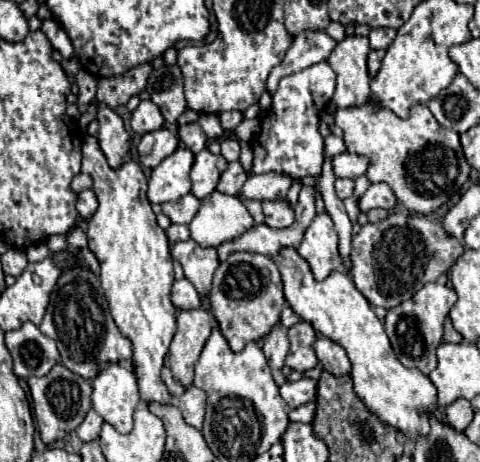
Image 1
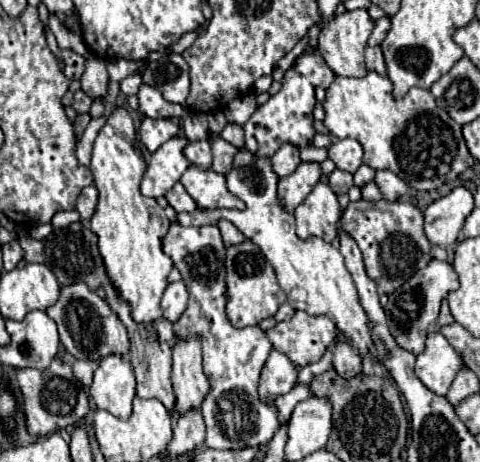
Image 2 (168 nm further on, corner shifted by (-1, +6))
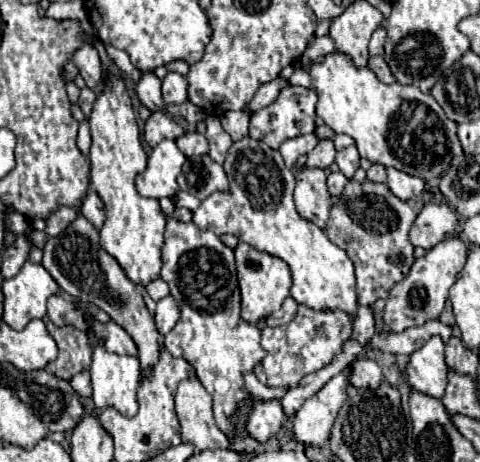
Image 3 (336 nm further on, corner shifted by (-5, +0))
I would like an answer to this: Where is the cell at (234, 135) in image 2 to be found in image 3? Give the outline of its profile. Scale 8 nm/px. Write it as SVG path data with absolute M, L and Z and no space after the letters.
M245 110L239 112L225 112L221 116L221 124L227 130L227 134L233 138L233 142L239 142L247 136L249 128L249 114Z

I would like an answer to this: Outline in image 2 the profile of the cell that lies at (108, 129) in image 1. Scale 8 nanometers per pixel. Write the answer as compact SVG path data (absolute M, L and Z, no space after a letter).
M87 60L85 62L85 72L79 78L81 90L91 96L91 98L105 98L107 86L109 86L109 74L105 62L97 60Z

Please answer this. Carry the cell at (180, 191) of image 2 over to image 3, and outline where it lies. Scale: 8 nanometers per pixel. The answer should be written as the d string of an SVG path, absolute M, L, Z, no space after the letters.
M177 192L175 198L173 198L173 202L175 202L177 208L187 208L191 212L195 212L195 208L199 208L199 204L201 204L201 200L195 198L195 196L191 196L189 192Z

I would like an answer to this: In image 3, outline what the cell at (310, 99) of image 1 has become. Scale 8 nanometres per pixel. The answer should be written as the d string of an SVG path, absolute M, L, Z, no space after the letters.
M287 86L281 90L277 100L269 104L267 108L261 108L251 116L249 124L249 136L253 140L263 140L269 148L277 150L285 140L297 138L303 134L311 134L315 130L315 104L317 104L317 94L311 92L309 88L301 86Z

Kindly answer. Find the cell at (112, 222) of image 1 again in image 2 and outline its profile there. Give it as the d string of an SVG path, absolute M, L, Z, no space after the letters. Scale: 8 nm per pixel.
M115 108L103 128L99 130L95 142L93 142L93 154L91 154L91 170L95 176L95 186L99 190L99 204L97 210L91 218L91 230L99 236L99 252L105 260L105 268L109 274L109 280L113 286L121 292L121 298L127 300L133 308L131 316L135 322L143 324L153 324L155 320L161 318L161 296L167 288L167 274L173 268L173 262L165 252L161 250L161 238L165 236L169 228L169 220L163 212L163 208L157 204L155 198L147 198L139 192L139 182L145 172L145 158L141 154L141 148L135 138L135 126L125 108Z

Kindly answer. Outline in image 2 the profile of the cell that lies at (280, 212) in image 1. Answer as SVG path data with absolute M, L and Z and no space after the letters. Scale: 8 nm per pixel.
M301 162L293 174L281 178L279 182L279 198L283 206L293 212L299 202L311 192L311 188L321 178L321 164L319 162Z

